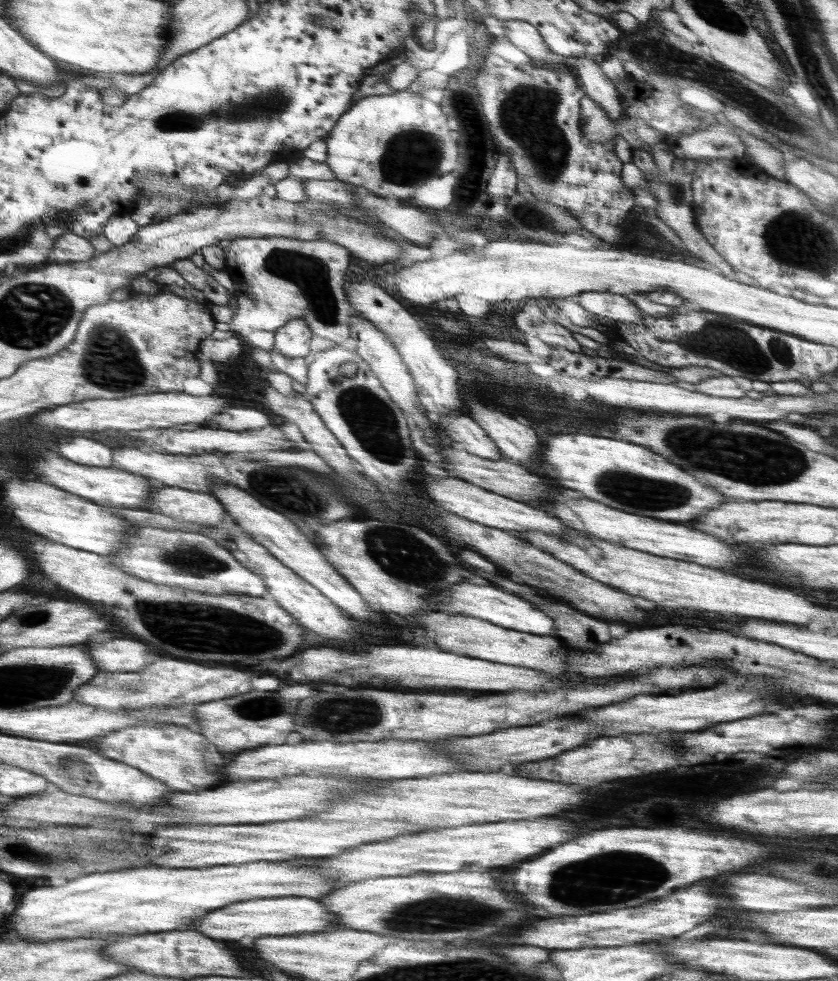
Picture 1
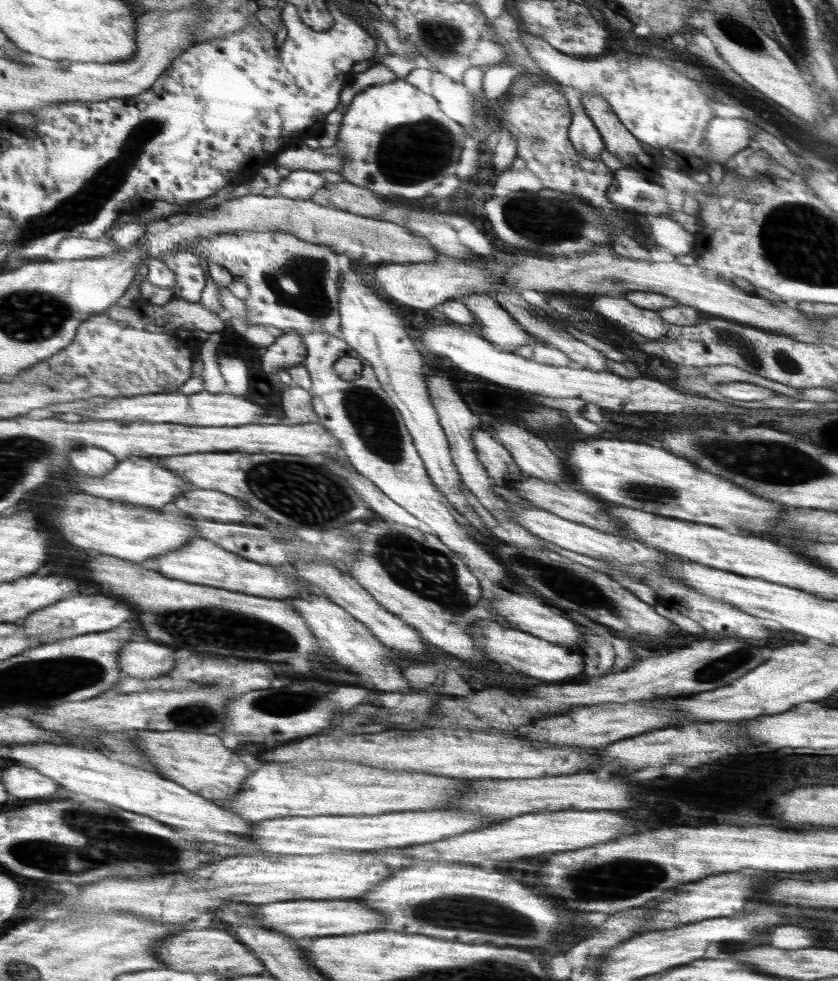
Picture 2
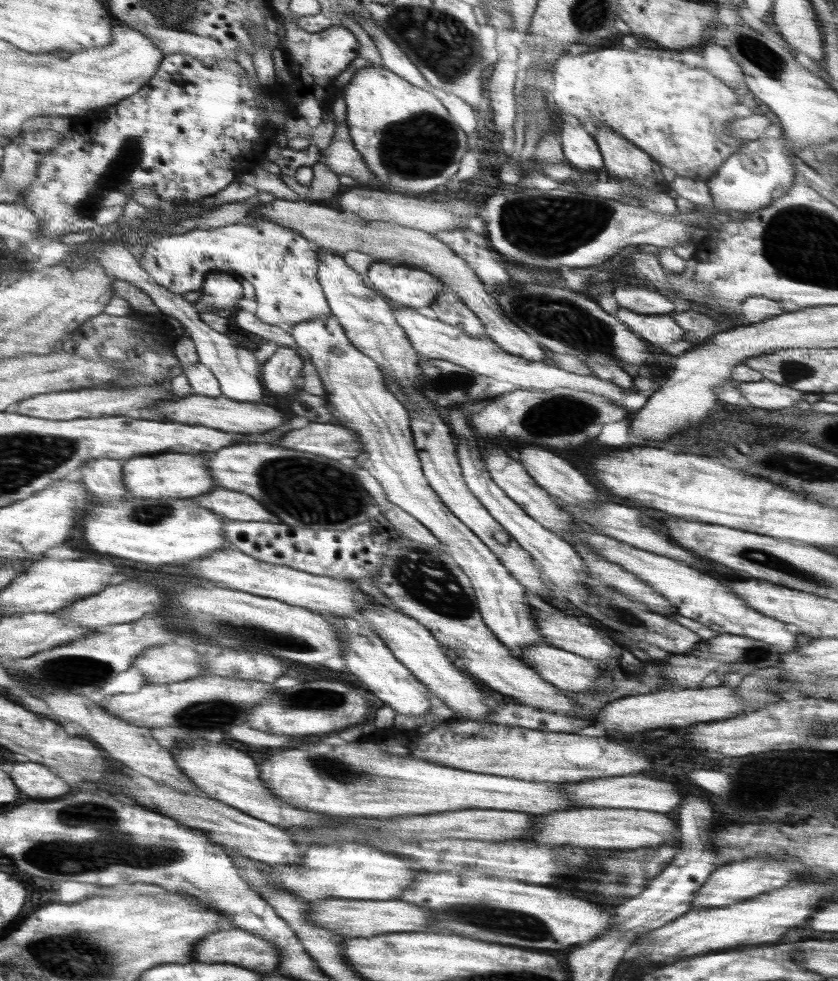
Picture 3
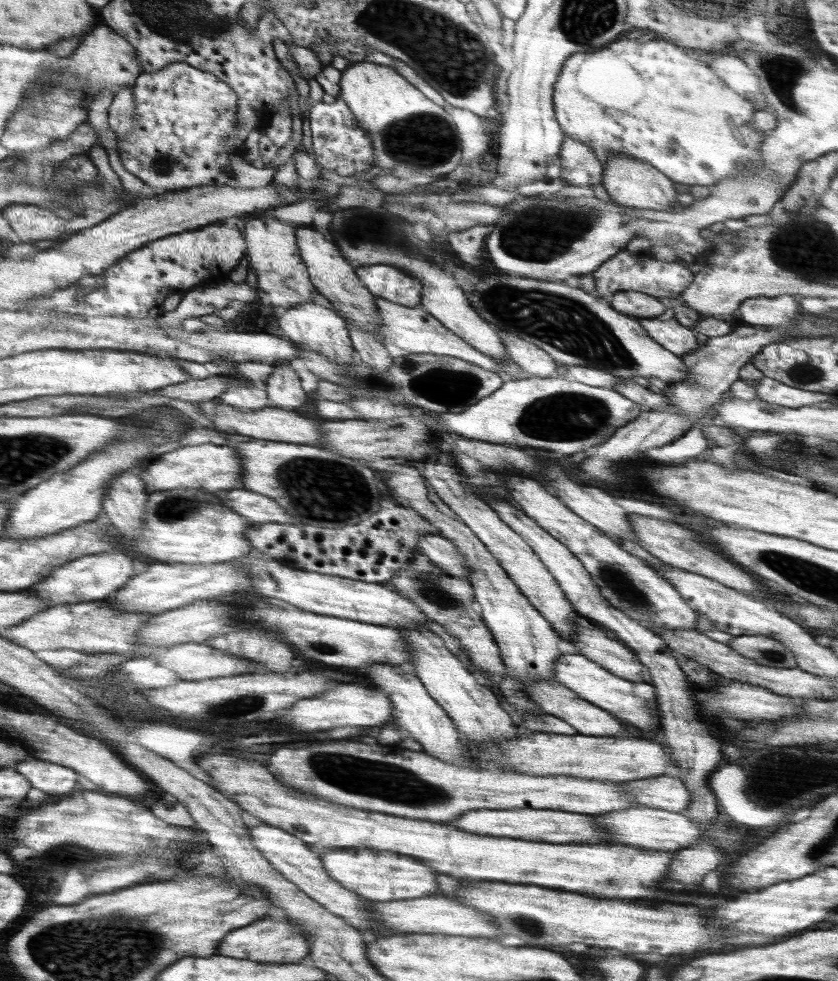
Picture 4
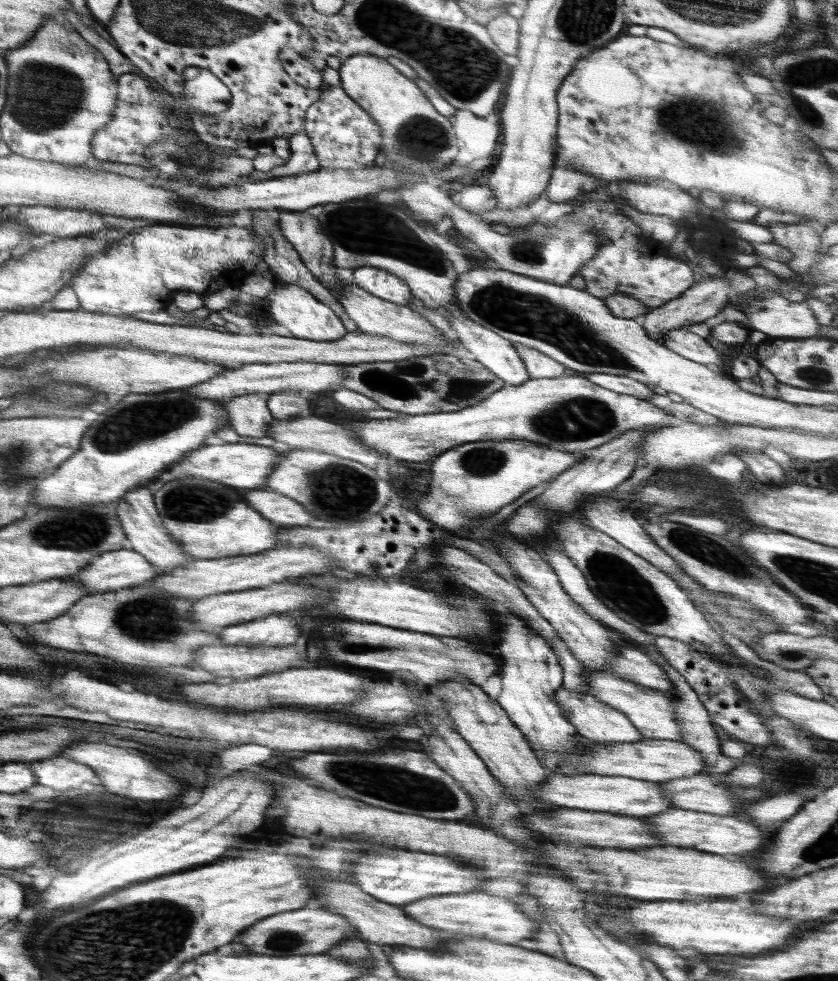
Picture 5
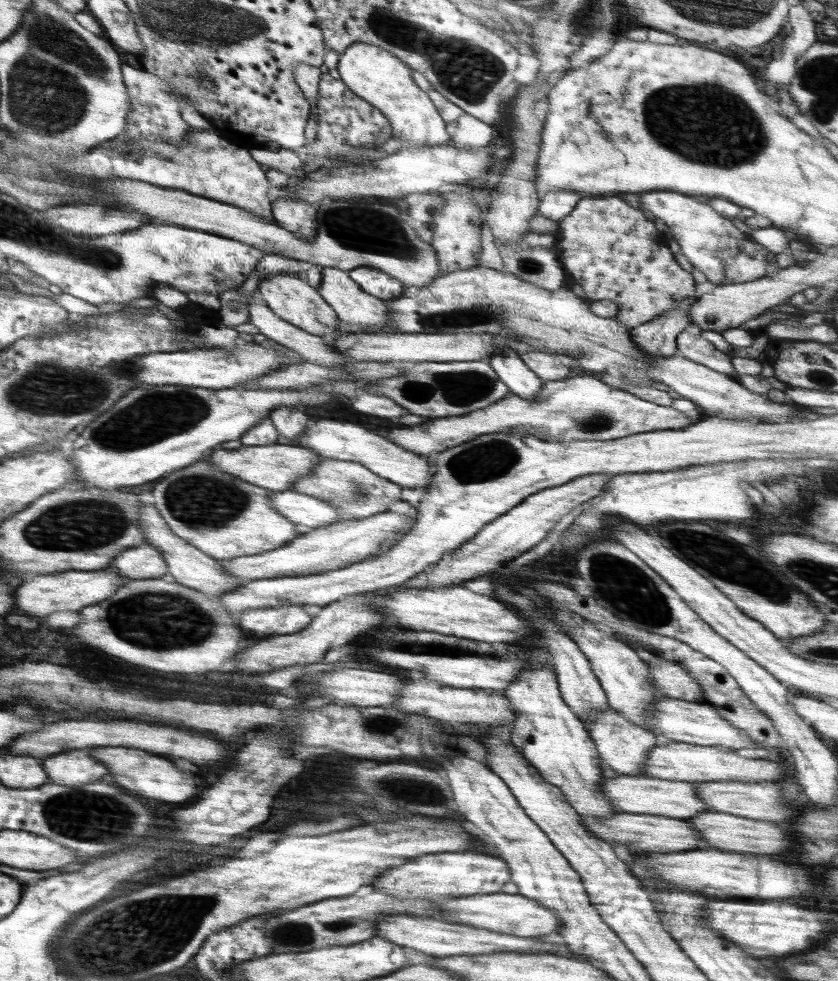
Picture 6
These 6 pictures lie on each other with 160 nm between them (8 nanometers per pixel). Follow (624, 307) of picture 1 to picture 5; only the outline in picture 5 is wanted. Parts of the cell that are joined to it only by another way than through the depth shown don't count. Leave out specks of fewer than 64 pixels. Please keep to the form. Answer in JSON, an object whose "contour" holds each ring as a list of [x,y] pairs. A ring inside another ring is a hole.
{"contour":[[[686,328],[667,332],[661,336],[661,343],[672,352],[685,356],[688,360],[705,365],[715,364],[720,368],[728,366],[728,359],[718,353],[705,338]]]}

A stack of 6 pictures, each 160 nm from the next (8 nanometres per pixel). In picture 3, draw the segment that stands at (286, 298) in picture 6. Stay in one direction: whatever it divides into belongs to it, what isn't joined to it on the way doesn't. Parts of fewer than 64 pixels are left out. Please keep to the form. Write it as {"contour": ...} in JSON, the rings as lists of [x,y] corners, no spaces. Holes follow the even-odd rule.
{"contour":[[[332,314],[294,324],[292,336],[296,344],[308,352],[309,360],[327,390],[326,402],[330,408],[336,408],[332,410],[333,422],[357,433],[361,441],[361,454],[357,458],[359,468],[368,470],[378,480],[388,501],[412,515],[450,548],[447,553],[470,578],[472,588],[476,590],[479,612],[486,627],[516,658],[534,644],[546,643],[536,625],[534,608],[524,599],[525,586],[510,574],[470,528],[450,512],[429,485],[417,455],[409,412],[385,385],[379,366],[350,342],[345,327]]]}

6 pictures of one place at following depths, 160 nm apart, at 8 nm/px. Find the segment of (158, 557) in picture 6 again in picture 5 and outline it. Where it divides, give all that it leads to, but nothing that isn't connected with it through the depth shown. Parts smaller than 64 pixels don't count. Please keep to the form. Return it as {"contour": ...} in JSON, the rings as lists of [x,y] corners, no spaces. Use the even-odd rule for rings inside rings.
{"contour":[[[134,550],[106,552],[106,556],[98,556],[98,560],[89,566],[86,572],[78,572],[73,580],[79,582],[86,592],[122,590],[148,582],[157,575],[152,568],[154,564]]]}

